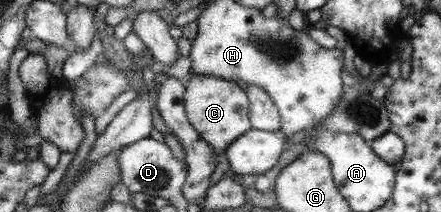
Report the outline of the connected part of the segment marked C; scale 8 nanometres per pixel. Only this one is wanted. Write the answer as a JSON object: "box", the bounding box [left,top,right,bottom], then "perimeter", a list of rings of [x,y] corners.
{"box":[184,75,252,152],"perimeter":[[[191,75],[184,83],[184,112],[191,127],[215,152],[223,152],[241,134],[252,129],[247,93],[237,83],[211,75]]]}

